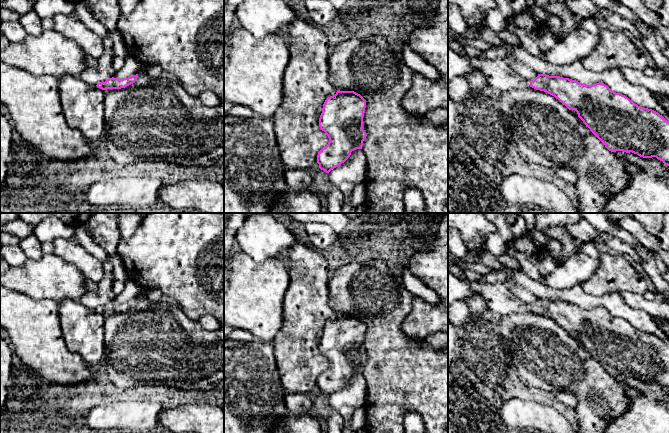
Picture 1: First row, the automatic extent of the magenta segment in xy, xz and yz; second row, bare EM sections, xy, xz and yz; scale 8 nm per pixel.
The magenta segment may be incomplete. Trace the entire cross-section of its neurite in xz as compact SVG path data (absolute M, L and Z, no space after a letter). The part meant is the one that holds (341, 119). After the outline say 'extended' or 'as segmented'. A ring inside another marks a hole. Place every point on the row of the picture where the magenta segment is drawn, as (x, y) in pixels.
M339 91L328 97L322 108L319 118L319 127L329 138L328 144L317 155L319 168L329 173L334 168L344 163L356 149L362 149L367 133L363 128L363 117L366 100L354 91Z | as segmented

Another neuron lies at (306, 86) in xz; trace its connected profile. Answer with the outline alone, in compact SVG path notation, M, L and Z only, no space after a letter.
M293 7L295 18L287 26L287 43L290 51L289 63L283 77L283 99L273 117L276 142L283 164L294 169L309 170L317 163L318 152L325 147L329 138L319 127L319 118L325 100L336 94L337 89L328 79L330 45L327 36L316 26L303 21Z

